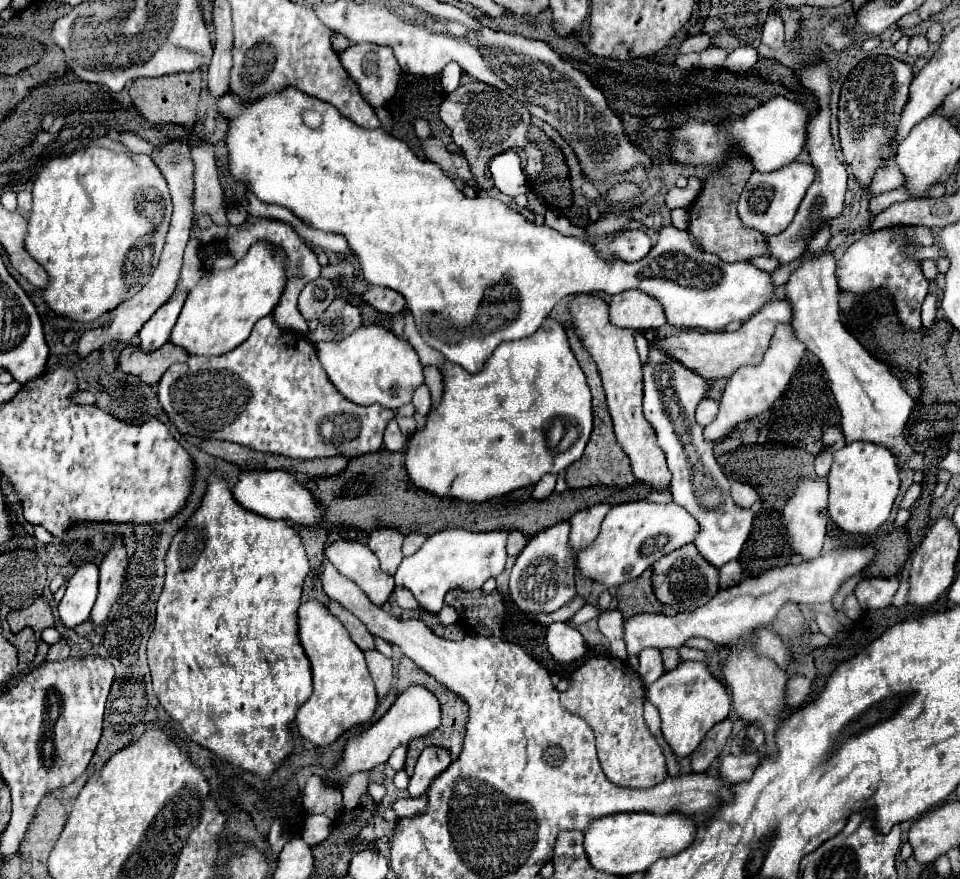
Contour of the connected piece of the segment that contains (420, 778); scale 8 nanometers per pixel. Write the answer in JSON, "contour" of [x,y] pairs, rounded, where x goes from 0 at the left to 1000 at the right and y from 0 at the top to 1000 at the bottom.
{"contour":[[[449,849],[443,851],[434,865],[432,878],[428,883],[426,890],[426,903],[428,906],[439,906],[445,901],[449,887],[453,887],[453,883],[457,883],[466,871],[470,869],[470,860],[466,853],[461,853],[459,849]]]}

